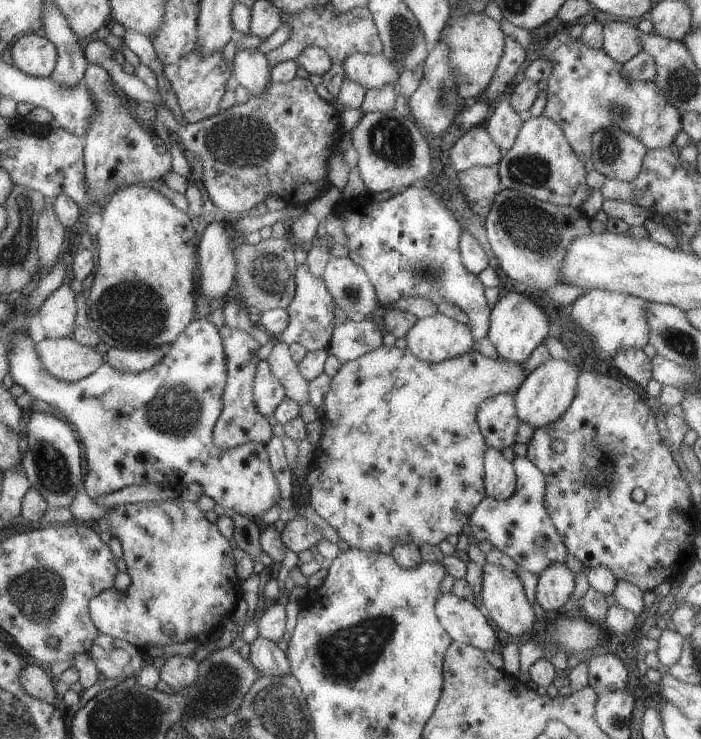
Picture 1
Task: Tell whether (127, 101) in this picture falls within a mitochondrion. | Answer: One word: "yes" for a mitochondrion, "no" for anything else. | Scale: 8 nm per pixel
no

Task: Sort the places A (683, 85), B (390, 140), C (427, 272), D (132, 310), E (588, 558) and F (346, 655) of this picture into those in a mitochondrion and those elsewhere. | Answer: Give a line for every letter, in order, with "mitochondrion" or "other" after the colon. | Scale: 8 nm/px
A: mitochondrion
B: mitochondrion
C: mitochondrion
D: mitochondrion
E: other
F: mitochondrion

